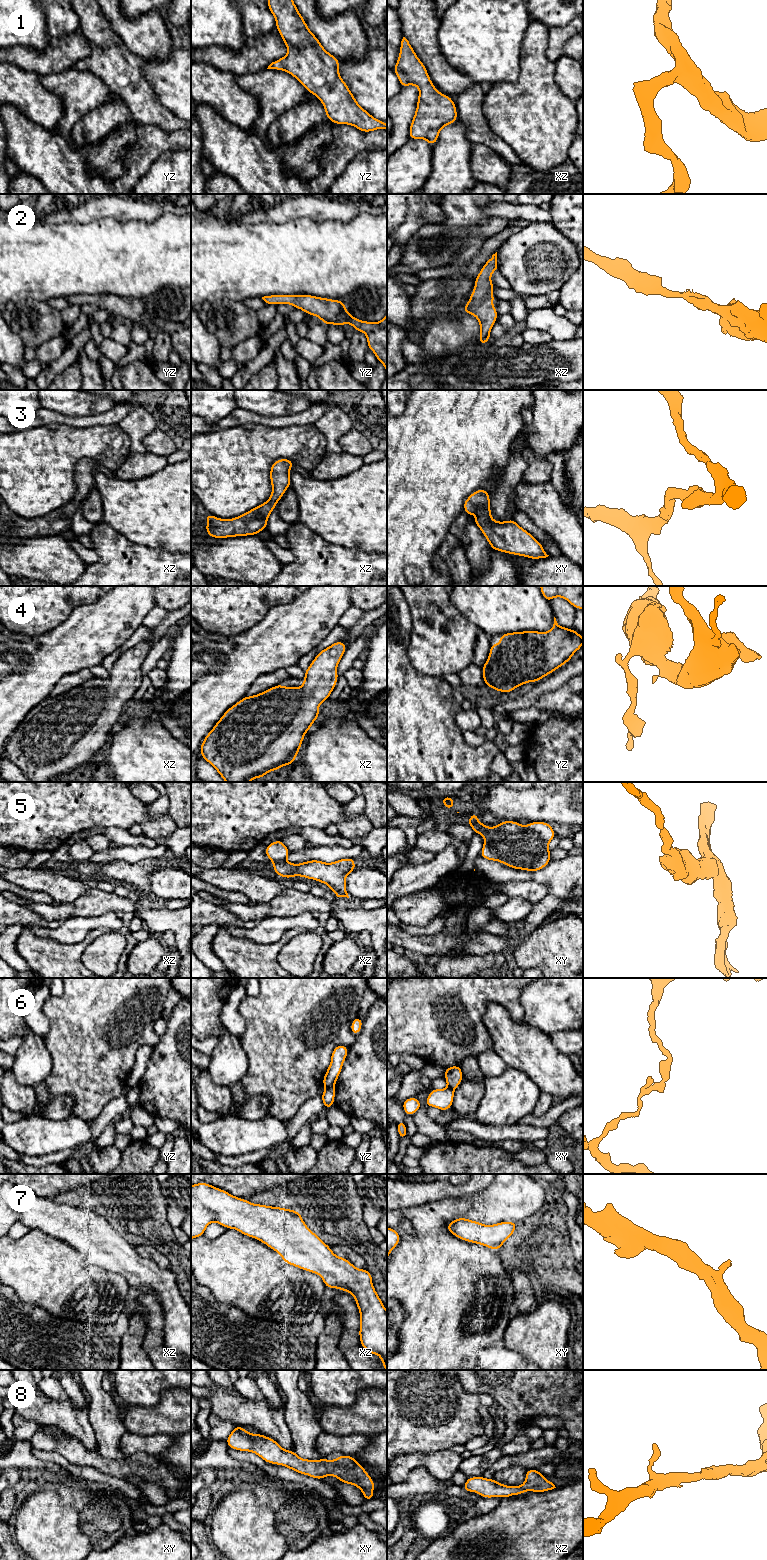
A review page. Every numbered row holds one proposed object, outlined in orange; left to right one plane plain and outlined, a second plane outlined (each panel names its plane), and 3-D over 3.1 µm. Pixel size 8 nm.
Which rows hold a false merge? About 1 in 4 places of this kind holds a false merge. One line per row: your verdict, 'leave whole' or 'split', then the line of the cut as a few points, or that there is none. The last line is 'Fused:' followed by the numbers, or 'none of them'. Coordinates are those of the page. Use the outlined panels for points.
1: leave whole | no cut
2: leave whole | no cut
3: leave whole | no cut
4: leave whole | no cut
5: split | xz (284, 860), (274, 863)
6: split | yz (334, 1085), (326, 1088)
7: leave whole | no cut
8: leave whole | no cut
Fused: 5, 6

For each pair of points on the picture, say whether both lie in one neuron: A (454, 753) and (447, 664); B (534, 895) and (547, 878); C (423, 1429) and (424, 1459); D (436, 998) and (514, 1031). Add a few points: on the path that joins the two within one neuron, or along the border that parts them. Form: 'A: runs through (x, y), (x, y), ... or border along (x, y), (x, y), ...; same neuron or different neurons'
A: border along (419, 671), (442, 678); different neurons
B: border along (533, 880), (543, 883), (547, 887), (548, 893); different neurons
C: border along (447, 1448), (441, 1451), (400, 1453); different neurons
D: border along (488, 1002), (483, 1015), (483, 1023), (492, 1040); different neurons

